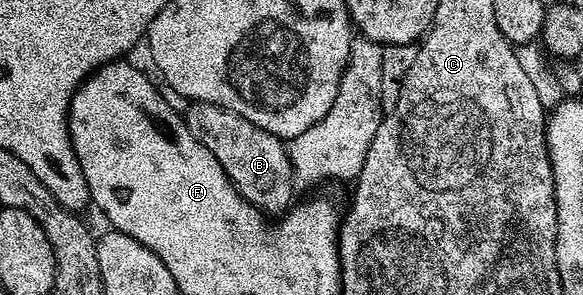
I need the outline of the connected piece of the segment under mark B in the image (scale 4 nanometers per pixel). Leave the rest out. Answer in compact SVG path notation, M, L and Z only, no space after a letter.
M195 102L188 108L190 110L184 111L183 120L191 136L195 136L195 140L199 140L215 160L219 160L234 188L266 216L277 216L287 210L294 201L295 183L286 143L222 106Z

